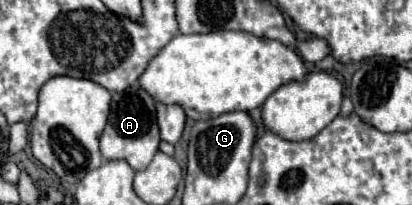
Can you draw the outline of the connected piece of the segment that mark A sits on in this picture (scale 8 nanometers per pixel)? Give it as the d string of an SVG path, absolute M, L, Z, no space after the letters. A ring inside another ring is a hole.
M133 86L121 94L113 94L111 114L101 136L101 154L105 160L125 160L133 170L145 170L151 158L159 150L159 130L155 120L155 100L141 90L141 86Z

